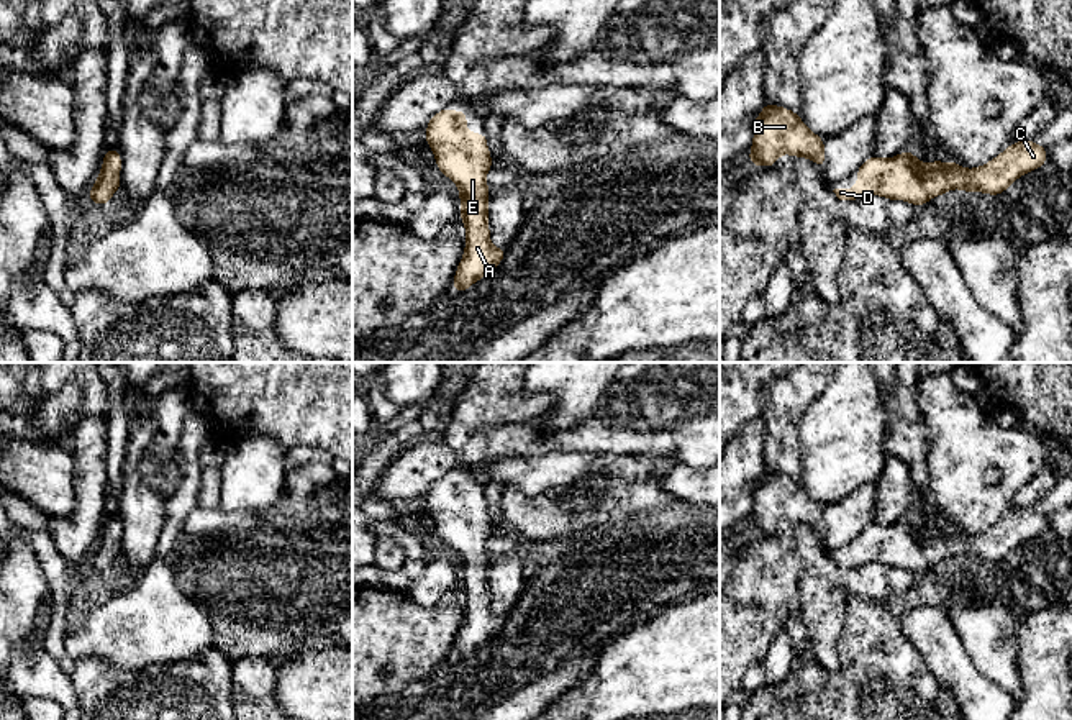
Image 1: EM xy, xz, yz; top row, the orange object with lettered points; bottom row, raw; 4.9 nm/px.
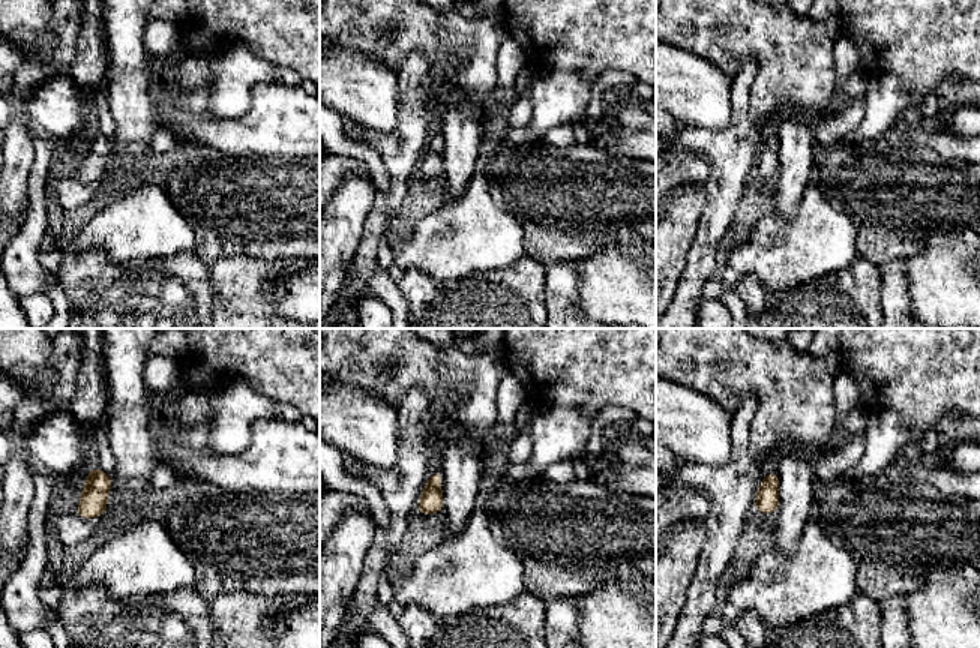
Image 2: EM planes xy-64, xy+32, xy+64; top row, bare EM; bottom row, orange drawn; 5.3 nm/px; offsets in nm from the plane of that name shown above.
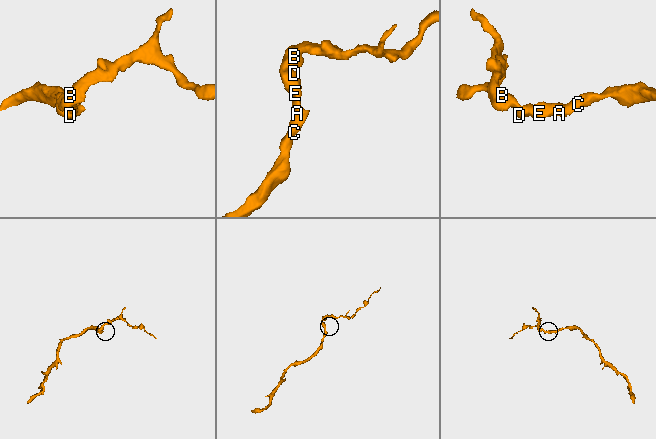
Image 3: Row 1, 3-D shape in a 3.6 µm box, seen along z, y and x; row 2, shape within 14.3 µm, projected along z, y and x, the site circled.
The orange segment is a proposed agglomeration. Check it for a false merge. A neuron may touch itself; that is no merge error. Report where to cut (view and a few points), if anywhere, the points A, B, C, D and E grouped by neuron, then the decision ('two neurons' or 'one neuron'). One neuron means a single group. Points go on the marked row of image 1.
no cut | A B C D E | one neuron

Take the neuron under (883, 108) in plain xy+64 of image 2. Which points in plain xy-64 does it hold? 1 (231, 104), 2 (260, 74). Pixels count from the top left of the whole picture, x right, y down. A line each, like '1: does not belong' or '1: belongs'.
1: belongs
2: belongs

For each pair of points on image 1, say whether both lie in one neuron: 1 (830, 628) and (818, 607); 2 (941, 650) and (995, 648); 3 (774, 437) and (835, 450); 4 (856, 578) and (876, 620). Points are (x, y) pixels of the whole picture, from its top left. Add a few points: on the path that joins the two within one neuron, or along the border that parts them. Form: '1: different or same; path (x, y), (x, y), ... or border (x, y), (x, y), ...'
1: same; path (825, 624), (822, 612)
2: different; border (948, 615), (967, 658), (989, 681)
3: different; border (810, 405), (799, 420), (800, 476), (797, 479)
4: different; border (849, 592), (884, 602)

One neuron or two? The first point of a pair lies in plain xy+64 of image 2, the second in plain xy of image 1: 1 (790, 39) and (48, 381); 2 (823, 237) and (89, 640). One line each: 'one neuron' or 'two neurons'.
1: one neuron
2: one neuron

